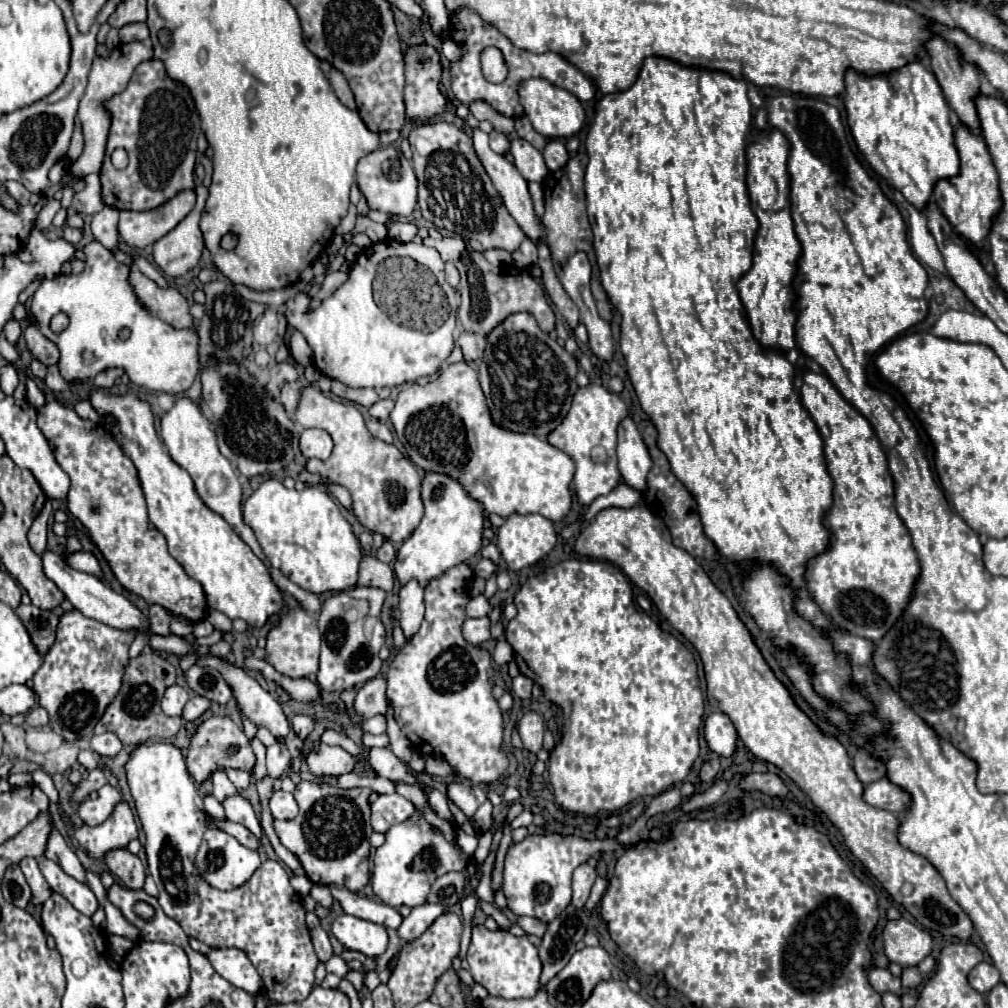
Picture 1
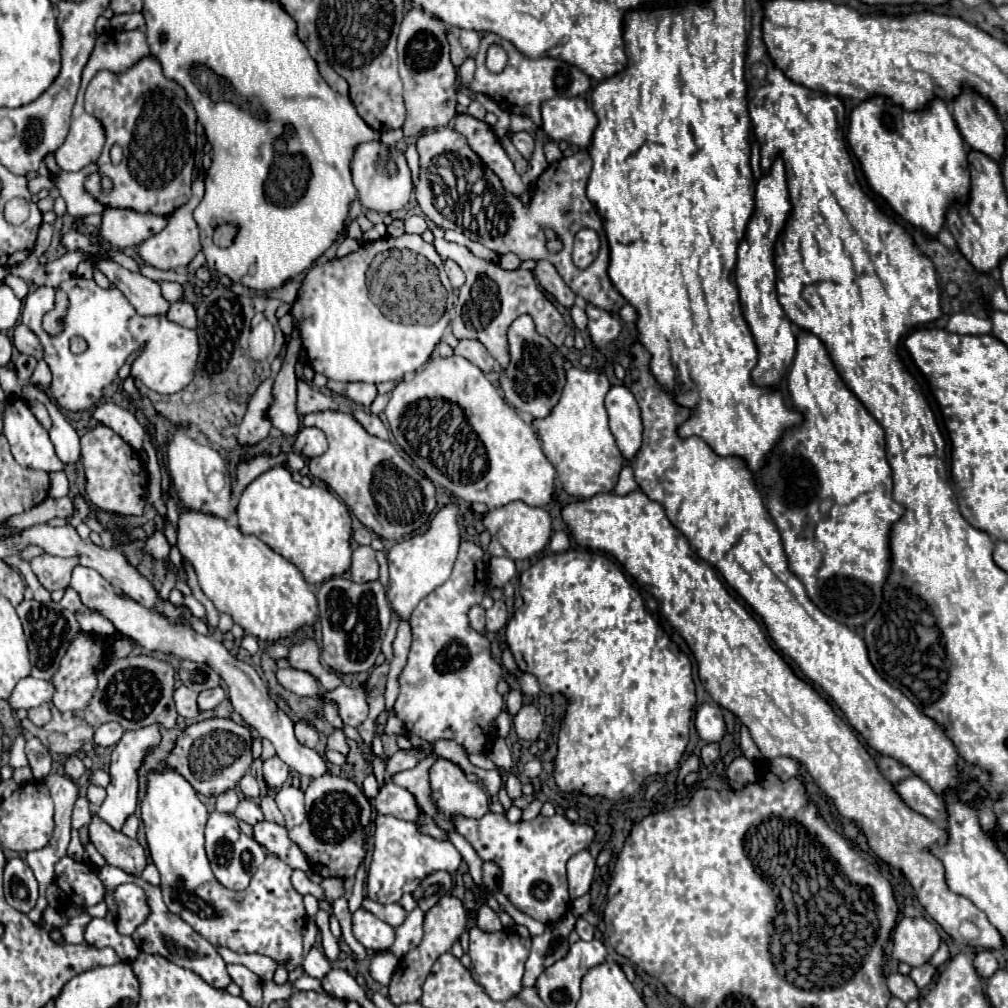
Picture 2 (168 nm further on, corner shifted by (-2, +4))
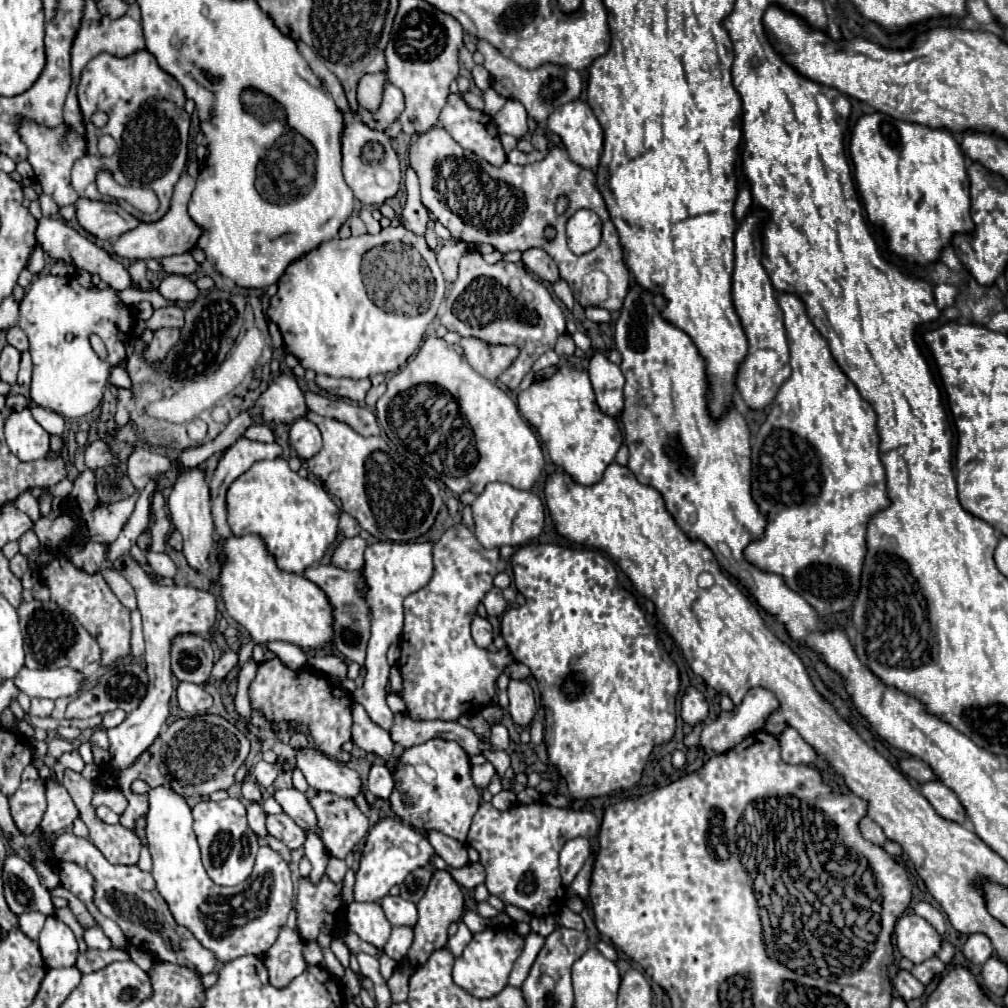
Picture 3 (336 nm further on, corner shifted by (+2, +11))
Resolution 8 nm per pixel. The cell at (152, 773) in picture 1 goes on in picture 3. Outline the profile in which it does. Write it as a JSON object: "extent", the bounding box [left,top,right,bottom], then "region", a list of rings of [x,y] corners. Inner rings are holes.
{"extent":[147,788,295,964],"region":[[[153,788],[149,792],[147,846],[153,858],[157,892],[167,902],[175,922],[187,928],[217,962],[225,964],[245,954],[263,956],[273,940],[277,940],[279,928],[287,922],[295,892],[287,862],[271,846],[259,848],[253,874],[239,886],[223,888],[213,884],[201,864],[197,838],[193,836],[191,808],[185,798],[177,796],[171,788]]]}

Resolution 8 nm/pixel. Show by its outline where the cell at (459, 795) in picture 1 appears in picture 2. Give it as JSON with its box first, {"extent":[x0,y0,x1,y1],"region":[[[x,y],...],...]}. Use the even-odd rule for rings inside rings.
{"extent":[431,759,489,819],"region":[[[437,759],[431,767],[433,799],[447,819],[459,813],[471,819],[481,819],[489,813],[489,797],[479,783],[465,779],[465,773],[447,759]]]}

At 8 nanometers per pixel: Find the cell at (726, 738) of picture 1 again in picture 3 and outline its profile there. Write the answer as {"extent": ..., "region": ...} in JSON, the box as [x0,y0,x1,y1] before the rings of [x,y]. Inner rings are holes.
{"extent":[681,686,707,726],"region":[[[689,686],[681,698],[681,718],[689,724],[689,726],[695,726],[699,722],[703,722],[707,718],[707,702],[705,702],[705,696]]]}

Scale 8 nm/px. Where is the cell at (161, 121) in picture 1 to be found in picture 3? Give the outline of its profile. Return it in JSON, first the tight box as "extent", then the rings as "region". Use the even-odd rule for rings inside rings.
{"extent":[71,50,189,222],"region":[[[139,50],[131,56],[117,58],[107,52],[95,56],[83,70],[79,82],[79,102],[85,124],[85,140],[87,152],[81,158],[81,168],[77,168],[77,160],[73,164],[71,182],[81,198],[91,200],[109,200],[109,196],[99,194],[95,176],[103,170],[111,172],[115,182],[121,186],[143,186],[151,188],[159,196],[159,210],[155,214],[141,214],[131,204],[117,200],[121,208],[133,214],[141,222],[155,222],[163,218],[169,210],[173,186],[177,184],[185,162],[187,162],[187,136],[189,136],[189,114],[185,112],[185,94],[181,84],[167,74],[155,60],[155,56],[147,50]],[[93,112],[105,112],[109,122],[103,130],[91,124]],[[109,134],[117,140],[117,152],[111,158],[105,158],[97,150],[97,138]]]}

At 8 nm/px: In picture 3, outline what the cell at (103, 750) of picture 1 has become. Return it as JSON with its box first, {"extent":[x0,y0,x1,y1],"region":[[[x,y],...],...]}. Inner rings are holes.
{"extent":[103,710,125,728],"region":[[[113,710],[113,712],[105,712],[103,714],[103,726],[105,728],[113,728],[113,726],[119,726],[123,720],[125,720],[125,712],[123,710]]]}

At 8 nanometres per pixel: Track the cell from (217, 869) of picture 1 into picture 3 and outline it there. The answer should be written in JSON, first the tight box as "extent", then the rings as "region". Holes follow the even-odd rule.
{"extent":[191,798,259,886],"region":[[[227,798],[221,802],[203,800],[191,808],[193,832],[197,836],[203,866],[209,878],[219,886],[237,886],[245,882],[253,870],[255,854],[259,850],[257,834],[247,824],[245,804],[237,798]]]}

